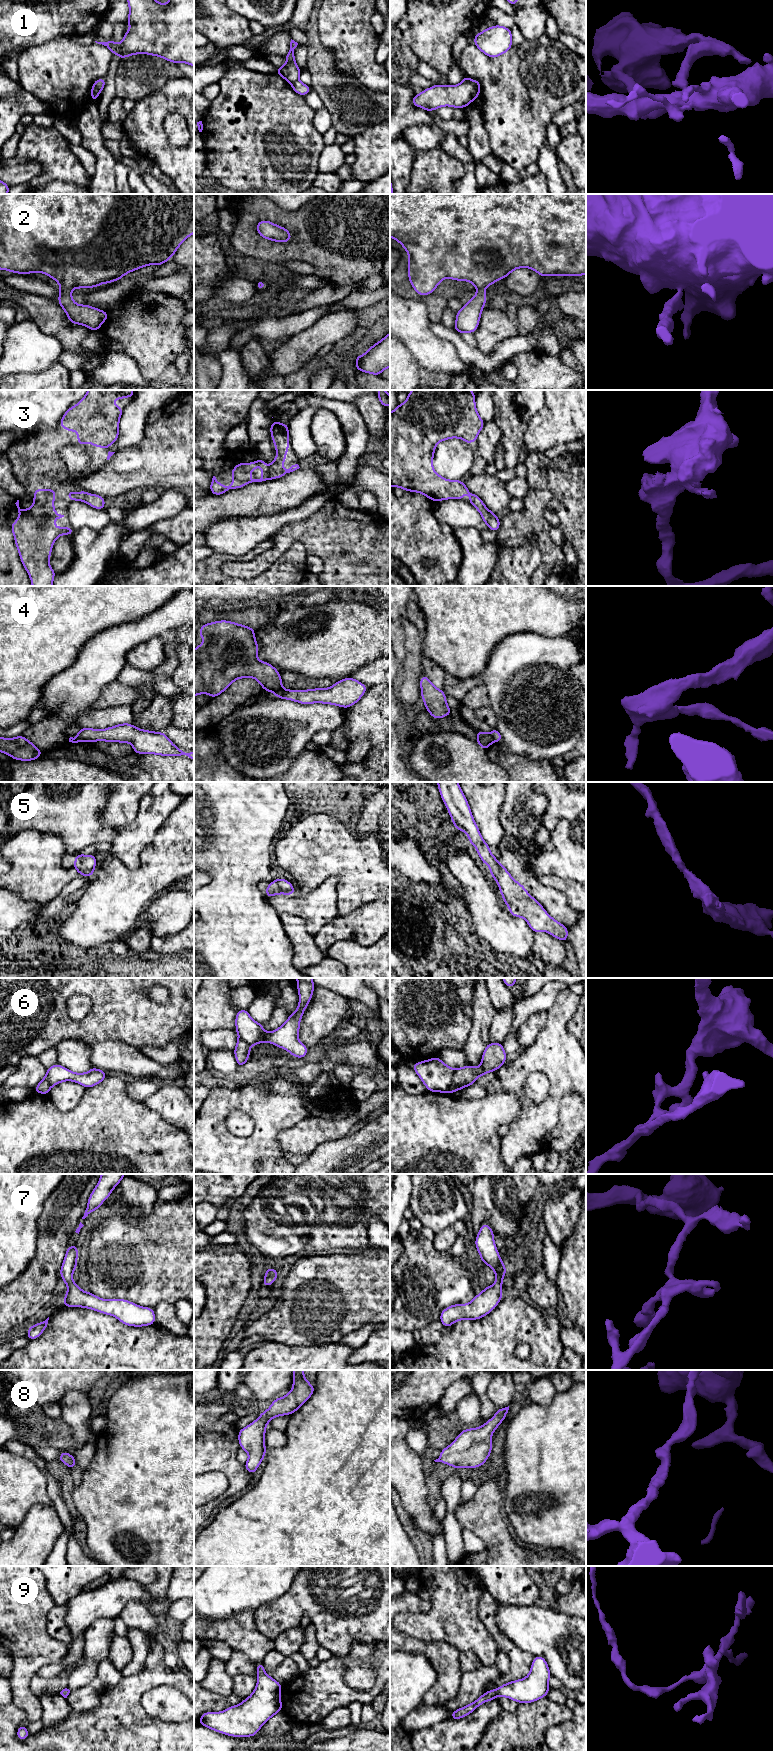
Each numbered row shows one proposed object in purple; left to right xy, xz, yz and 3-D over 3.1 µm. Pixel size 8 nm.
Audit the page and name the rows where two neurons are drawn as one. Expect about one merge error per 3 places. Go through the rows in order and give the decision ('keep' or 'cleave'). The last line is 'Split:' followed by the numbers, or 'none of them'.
1: keep
2: keep
3: keep
4: cleave
5: keep
6: cleave
7: keep
8: keep
9: keep
Split: 4, 6

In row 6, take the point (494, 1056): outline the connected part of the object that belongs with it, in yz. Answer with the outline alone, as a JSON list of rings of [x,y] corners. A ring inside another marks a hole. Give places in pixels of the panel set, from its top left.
[[[488,1043],[481,1060],[481,1066],[475,1067],[466,1065],[455,1069],[452,1083],[449,1086],[448,1093],[455,1093],[476,1083],[476,1078],[484,1076],[488,1072],[494,1072],[499,1069],[506,1061],[506,1052],[502,1043]]]

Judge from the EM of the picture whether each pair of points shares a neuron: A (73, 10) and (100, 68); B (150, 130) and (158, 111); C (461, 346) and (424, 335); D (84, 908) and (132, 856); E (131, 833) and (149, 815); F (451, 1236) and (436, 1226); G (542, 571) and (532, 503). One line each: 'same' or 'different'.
A: different
B: same
C: different
D: different
E: same
F: different
G: same

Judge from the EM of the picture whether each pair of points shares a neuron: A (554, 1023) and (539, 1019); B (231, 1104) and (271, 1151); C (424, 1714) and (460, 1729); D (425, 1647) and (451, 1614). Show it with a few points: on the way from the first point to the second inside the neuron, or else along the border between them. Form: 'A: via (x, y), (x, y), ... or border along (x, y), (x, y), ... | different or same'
A: border along (547, 1012), (546, 1024), (534, 1041) | different
B: via (246, 1104), (265, 1123), (265, 1136) | same
C: border along (449, 1717), (418, 1730) | different
D: border along (407, 1634), (424, 1641), (445, 1641), (452, 1645) | different

